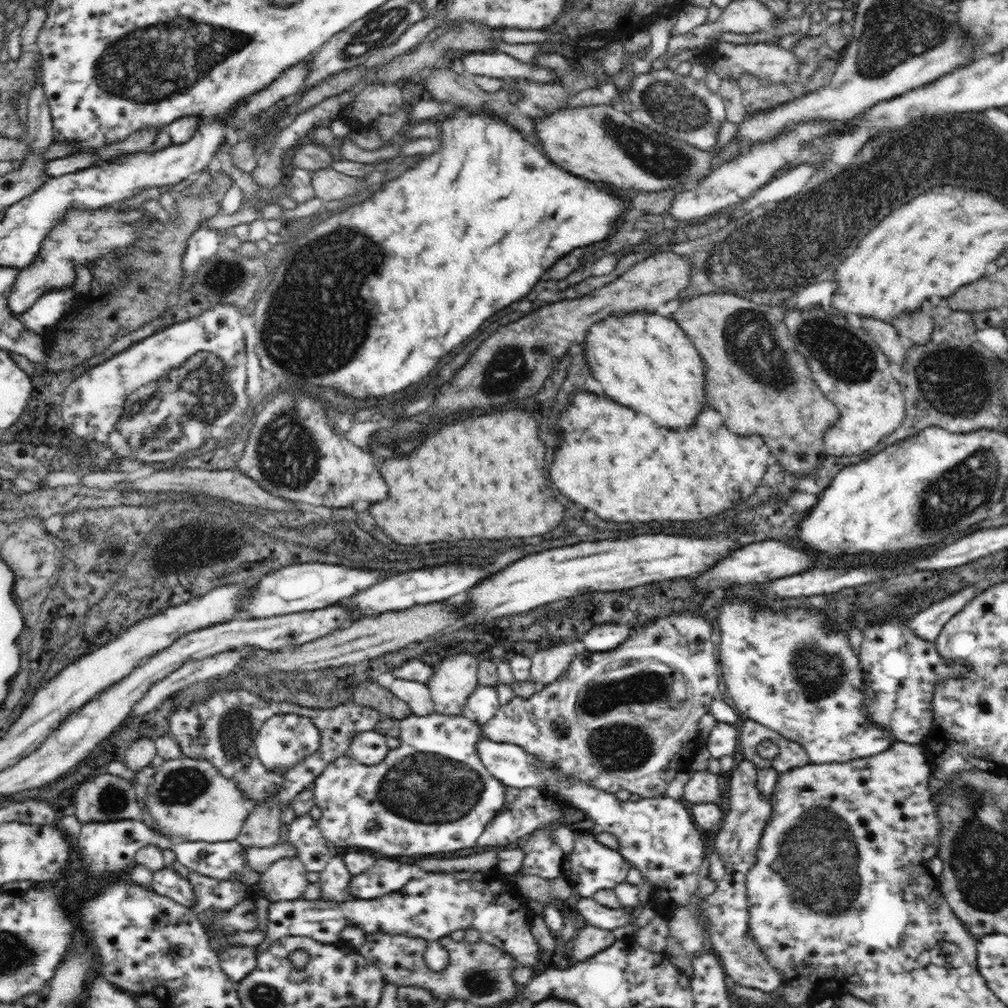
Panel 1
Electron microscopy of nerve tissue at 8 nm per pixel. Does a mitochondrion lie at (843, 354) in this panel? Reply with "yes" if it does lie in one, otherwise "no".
yes

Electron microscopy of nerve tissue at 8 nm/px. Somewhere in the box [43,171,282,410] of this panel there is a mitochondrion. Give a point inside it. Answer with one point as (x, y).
(120, 286)

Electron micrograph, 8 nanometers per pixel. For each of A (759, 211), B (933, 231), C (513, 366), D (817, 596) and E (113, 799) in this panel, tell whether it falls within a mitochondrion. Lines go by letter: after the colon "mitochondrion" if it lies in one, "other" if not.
A: mitochondrion
B: other
C: mitochondrion
D: other
E: mitochondrion

